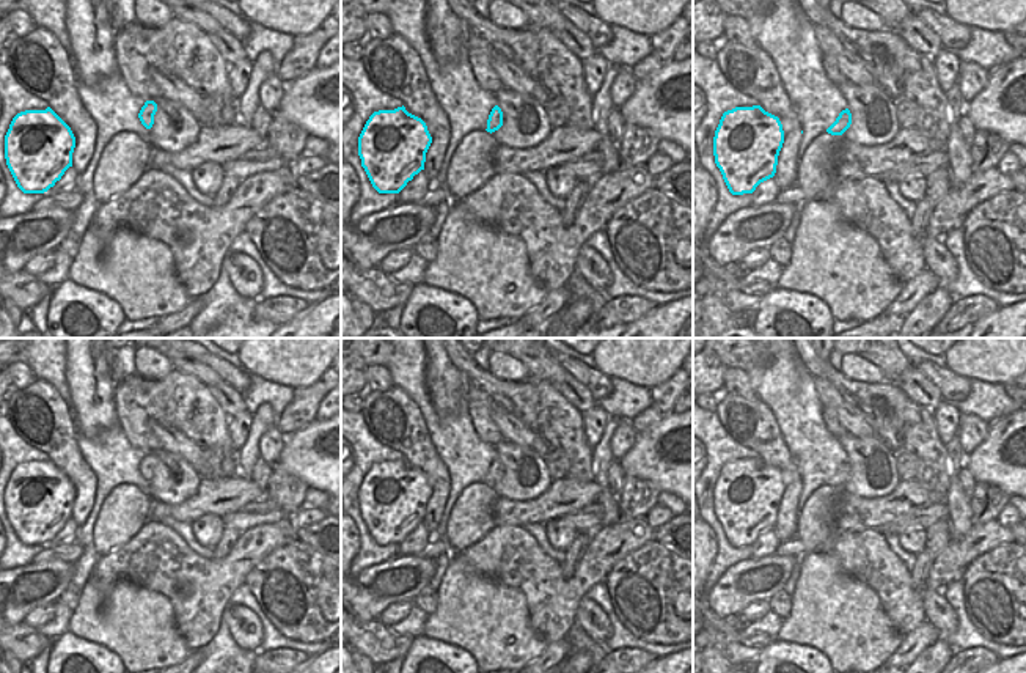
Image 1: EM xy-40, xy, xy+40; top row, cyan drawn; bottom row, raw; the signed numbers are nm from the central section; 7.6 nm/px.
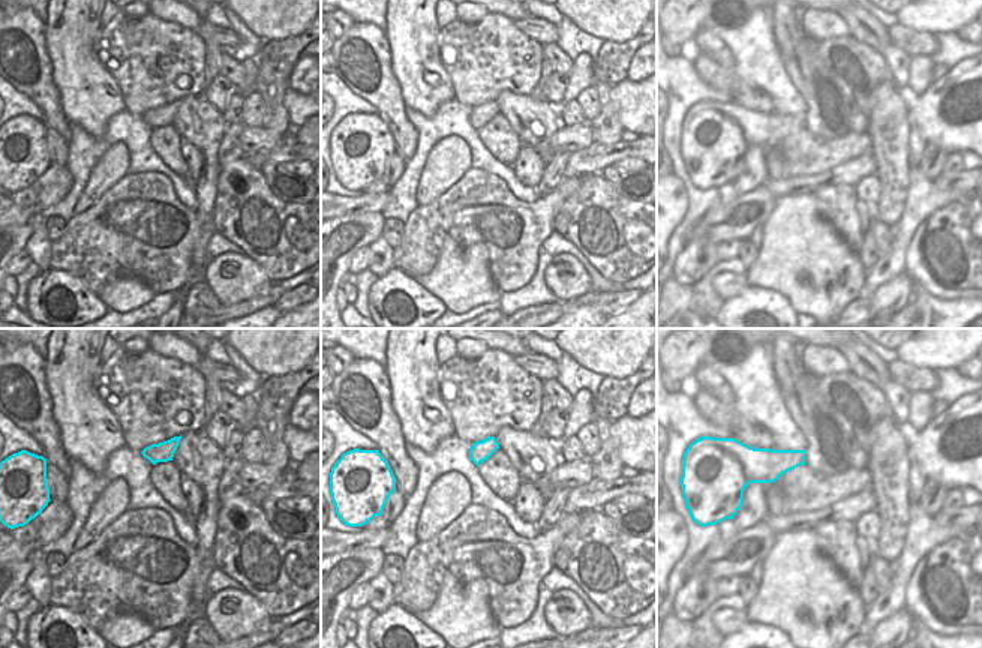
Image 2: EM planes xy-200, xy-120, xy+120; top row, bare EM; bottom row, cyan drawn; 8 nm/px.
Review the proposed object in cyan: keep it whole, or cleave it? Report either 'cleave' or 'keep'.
keep

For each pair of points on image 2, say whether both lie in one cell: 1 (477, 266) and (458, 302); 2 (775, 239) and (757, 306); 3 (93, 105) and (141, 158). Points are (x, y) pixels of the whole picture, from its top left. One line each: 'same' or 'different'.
1: same
2: different
3: different

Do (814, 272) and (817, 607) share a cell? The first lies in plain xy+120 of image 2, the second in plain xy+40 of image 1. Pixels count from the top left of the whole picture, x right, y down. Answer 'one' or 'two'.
one

